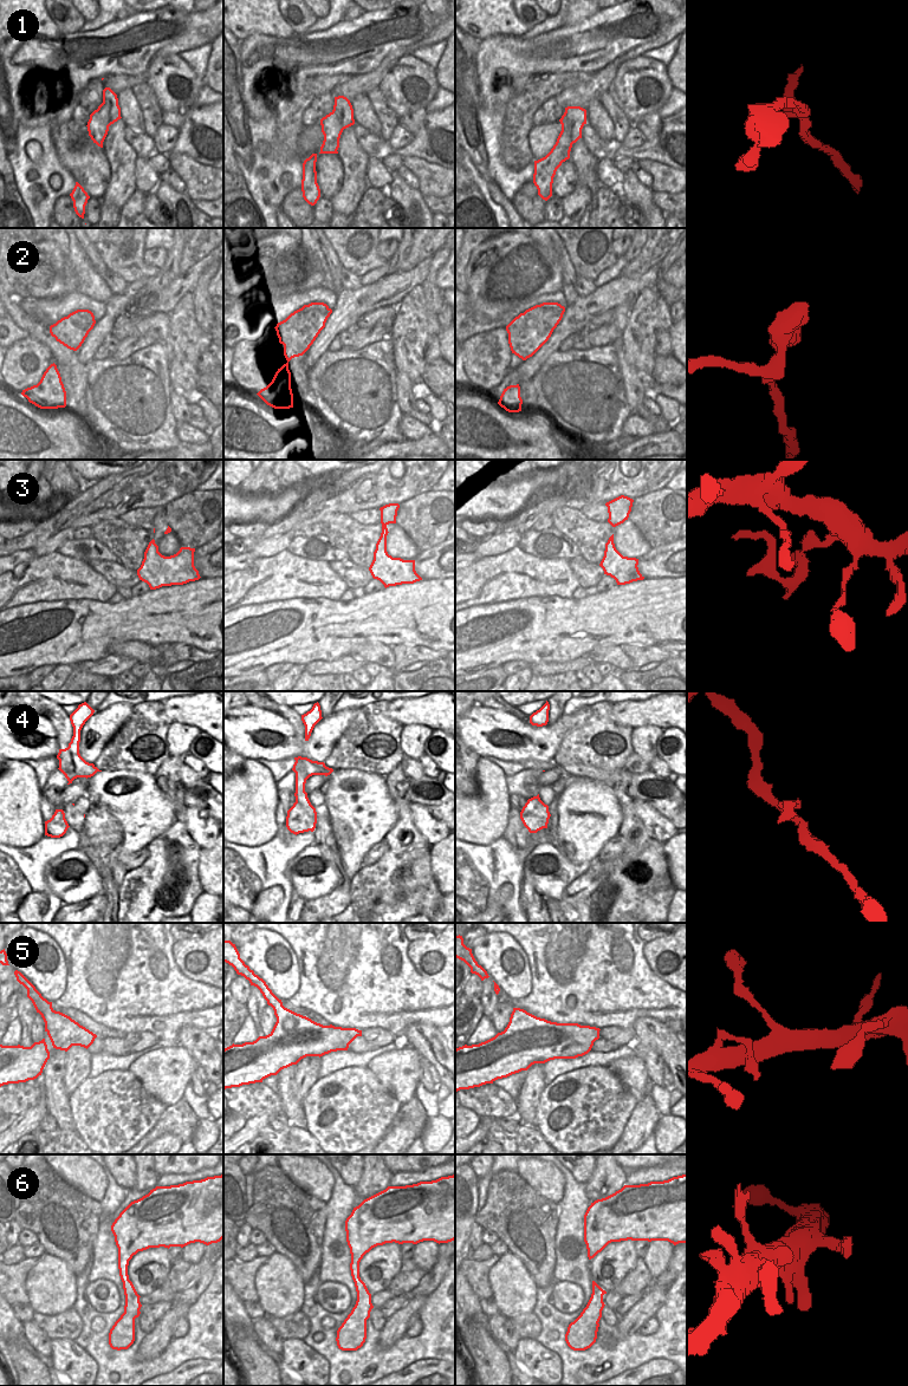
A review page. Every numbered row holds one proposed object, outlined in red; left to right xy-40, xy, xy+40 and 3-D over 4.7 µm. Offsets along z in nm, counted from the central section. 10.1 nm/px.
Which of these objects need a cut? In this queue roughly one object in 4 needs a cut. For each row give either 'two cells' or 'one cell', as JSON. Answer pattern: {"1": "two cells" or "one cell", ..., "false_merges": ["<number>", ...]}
{"1": "two cells", "2": "one cell", "3": "two cells", "4": "one cell", "5": "one cell", "6": "one cell", "false_merges": ["1", "3"]}

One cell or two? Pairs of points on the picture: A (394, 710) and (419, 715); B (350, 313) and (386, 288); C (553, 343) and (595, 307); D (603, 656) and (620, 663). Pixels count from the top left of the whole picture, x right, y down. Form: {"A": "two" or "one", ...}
{"A": "one", "B": "one", "C": "one", "D": "one"}

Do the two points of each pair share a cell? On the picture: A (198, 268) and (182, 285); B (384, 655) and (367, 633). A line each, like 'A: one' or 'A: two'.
A: one
B: two

